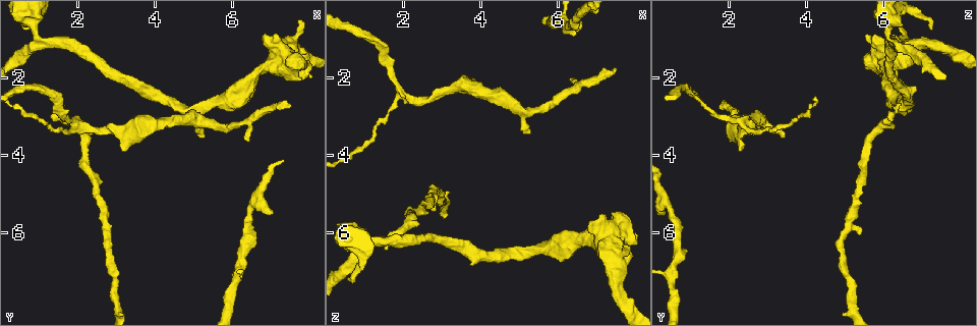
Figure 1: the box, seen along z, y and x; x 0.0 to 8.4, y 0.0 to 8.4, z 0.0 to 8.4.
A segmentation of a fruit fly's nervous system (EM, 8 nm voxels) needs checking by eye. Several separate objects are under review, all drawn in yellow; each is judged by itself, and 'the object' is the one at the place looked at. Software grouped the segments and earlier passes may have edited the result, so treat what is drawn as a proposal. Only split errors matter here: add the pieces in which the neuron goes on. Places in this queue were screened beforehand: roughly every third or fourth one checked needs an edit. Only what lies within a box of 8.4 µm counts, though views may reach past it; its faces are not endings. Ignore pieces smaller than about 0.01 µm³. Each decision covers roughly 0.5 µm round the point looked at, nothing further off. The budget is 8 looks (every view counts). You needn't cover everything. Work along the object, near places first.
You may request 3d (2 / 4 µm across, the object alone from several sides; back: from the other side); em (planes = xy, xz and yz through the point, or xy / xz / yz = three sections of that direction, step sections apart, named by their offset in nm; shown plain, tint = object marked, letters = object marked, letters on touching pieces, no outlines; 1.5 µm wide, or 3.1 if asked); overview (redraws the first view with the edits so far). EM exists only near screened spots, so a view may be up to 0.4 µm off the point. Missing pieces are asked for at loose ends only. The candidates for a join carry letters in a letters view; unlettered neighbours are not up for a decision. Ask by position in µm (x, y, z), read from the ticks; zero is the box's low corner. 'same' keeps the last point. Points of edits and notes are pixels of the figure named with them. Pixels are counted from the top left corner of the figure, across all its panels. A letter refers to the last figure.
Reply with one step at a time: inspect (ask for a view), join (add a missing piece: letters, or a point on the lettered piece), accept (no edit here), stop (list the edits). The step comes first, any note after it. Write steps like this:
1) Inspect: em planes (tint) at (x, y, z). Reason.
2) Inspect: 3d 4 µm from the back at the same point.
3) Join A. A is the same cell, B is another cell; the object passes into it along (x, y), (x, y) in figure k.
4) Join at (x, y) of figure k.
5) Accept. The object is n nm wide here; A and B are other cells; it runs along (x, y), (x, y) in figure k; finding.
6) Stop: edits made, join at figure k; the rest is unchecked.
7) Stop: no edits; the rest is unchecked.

Inspect: em xy step 8 (letters) at (5.25, 3.55, 3.40). Branch stops here.

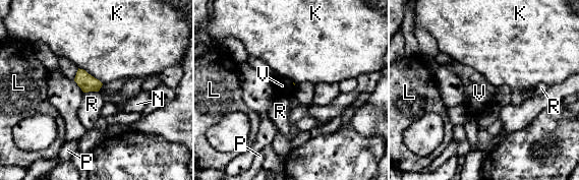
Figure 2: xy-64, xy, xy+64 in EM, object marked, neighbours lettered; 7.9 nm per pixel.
Accept. K, L, N, P, R and V are other cells; a border runs along (98, 91), (84, 93) in figure 2; no lettered piece goes on from it.

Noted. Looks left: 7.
Inspect: 3d 2 µm at (6.35, 3.60, 2.10). Thin end.

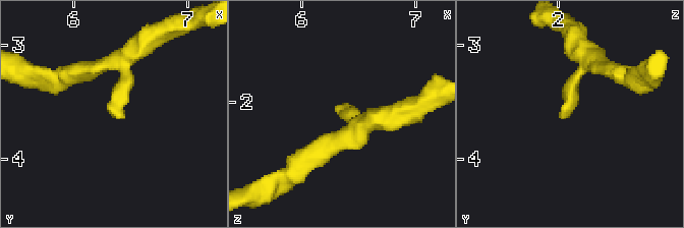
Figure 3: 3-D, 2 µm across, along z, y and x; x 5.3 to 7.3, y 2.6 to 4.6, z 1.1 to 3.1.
Inspect: em planes (letters) at (6.36, 3.62, 2.04). Now the EM.

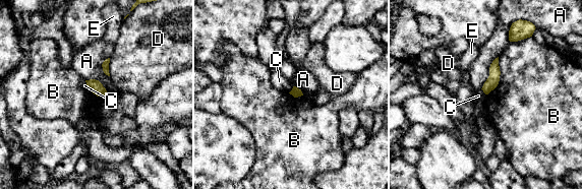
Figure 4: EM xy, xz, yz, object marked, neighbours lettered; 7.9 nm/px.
Accept. A, B, C, D and E are other cells; a border runs along (293, 86), (288, 92) in figure 4; none of them fits.

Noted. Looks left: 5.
Inspect: em planes (letters) at (2.80, 5.95, 5.40). Branch stops here.

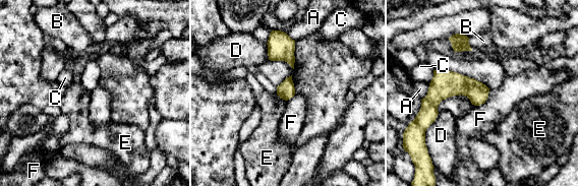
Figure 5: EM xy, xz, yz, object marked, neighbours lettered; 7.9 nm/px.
Accept. The object is 140 nm wide here; A, B, C, D, E and F are other cells; a border runs along (489, 89), (482, 104), (472, 105) in figure 5; none of them fits.

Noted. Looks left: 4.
Stop: no edits; the rest is unchecked.

